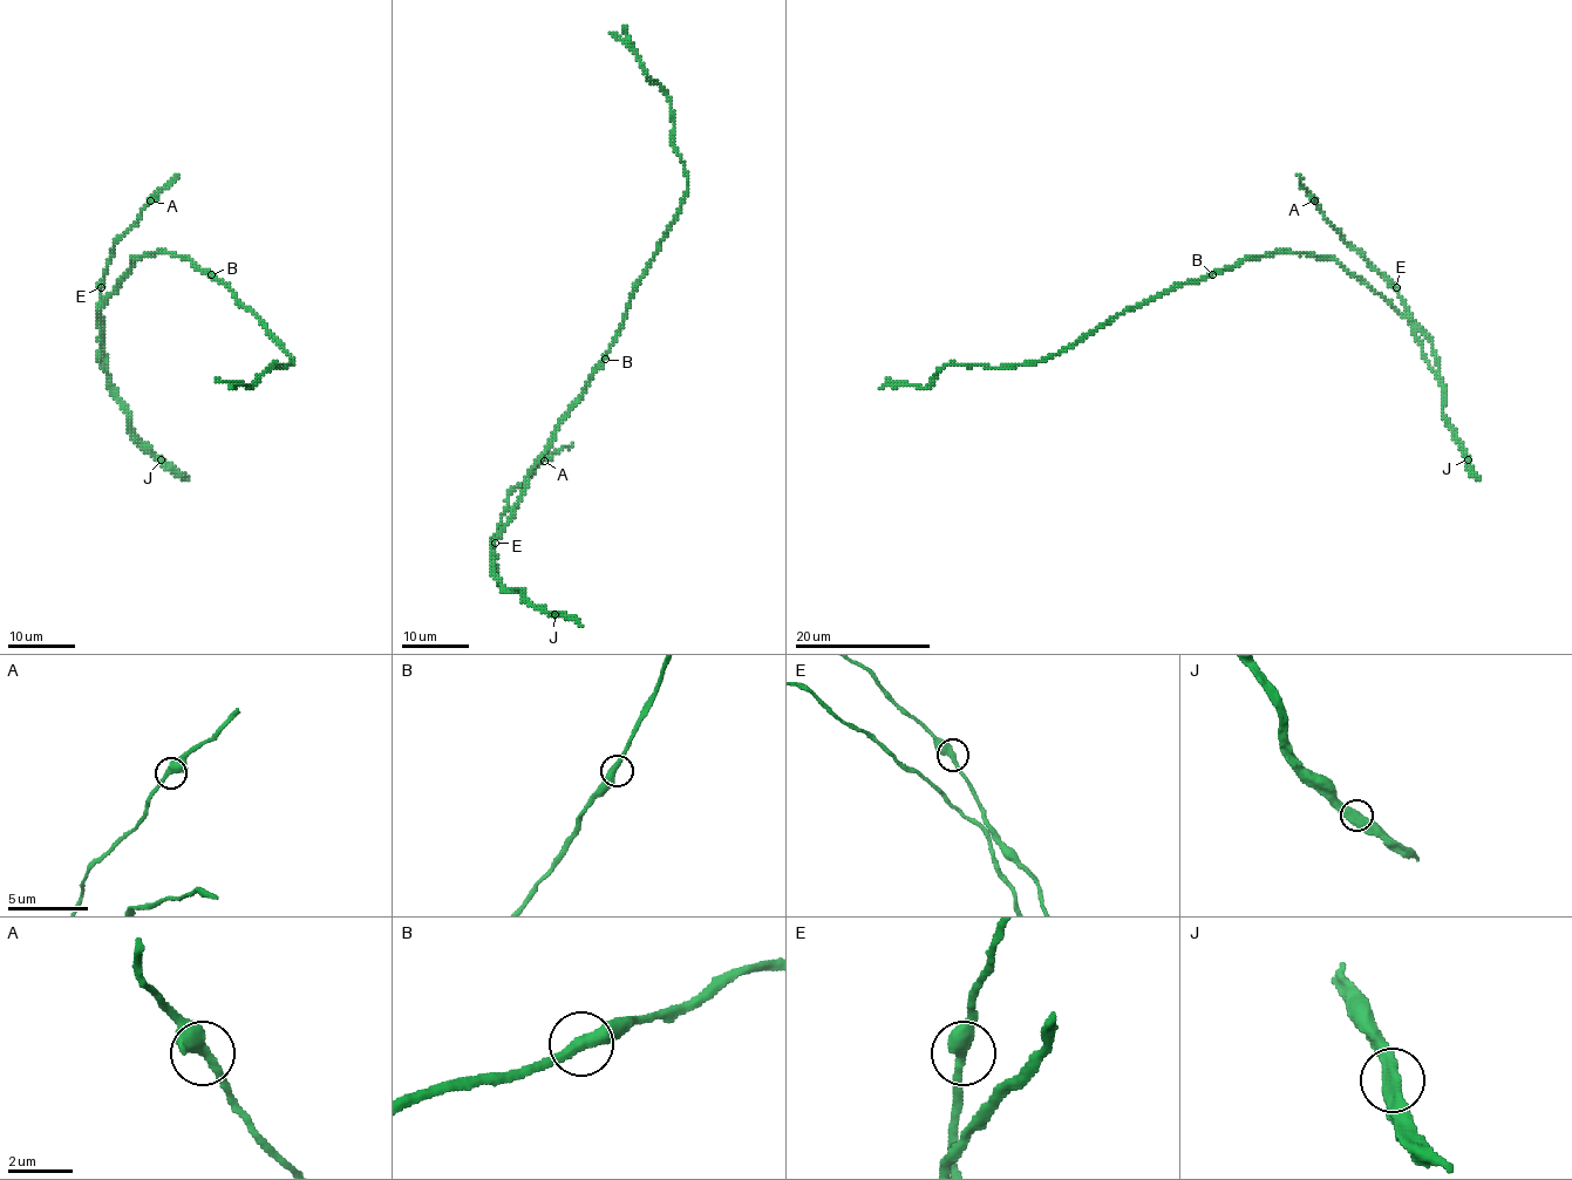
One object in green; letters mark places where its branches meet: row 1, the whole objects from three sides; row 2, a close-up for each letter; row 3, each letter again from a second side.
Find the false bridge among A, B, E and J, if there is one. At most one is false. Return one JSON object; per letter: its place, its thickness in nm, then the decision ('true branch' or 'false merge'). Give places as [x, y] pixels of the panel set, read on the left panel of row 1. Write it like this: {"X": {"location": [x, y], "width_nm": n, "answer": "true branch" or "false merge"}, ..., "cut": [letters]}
{"A": {"location": [150, 200], "width_nm": 440, "answer": "true branch"}, "B": {"location": [211, 274], "width_nm": 400, "answer": "true branch"}, "E": {"location": [101, 287], "width_nm": 420, "answer": "true branch"}, "J": {"location": [161, 459], "width_nm": 400, "answer": "true branch"}, "cut": []}

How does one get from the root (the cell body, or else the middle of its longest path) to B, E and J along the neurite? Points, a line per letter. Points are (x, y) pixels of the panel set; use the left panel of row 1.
B: (195, 265), (211, 274)
E: (195, 265), (188, 259), (164, 250), (137, 257), (97, 314), (101, 287)
J: (195, 265), (188, 259), (164, 250), (137, 257), (97, 311), (101, 367), (130, 428), (161, 461)

